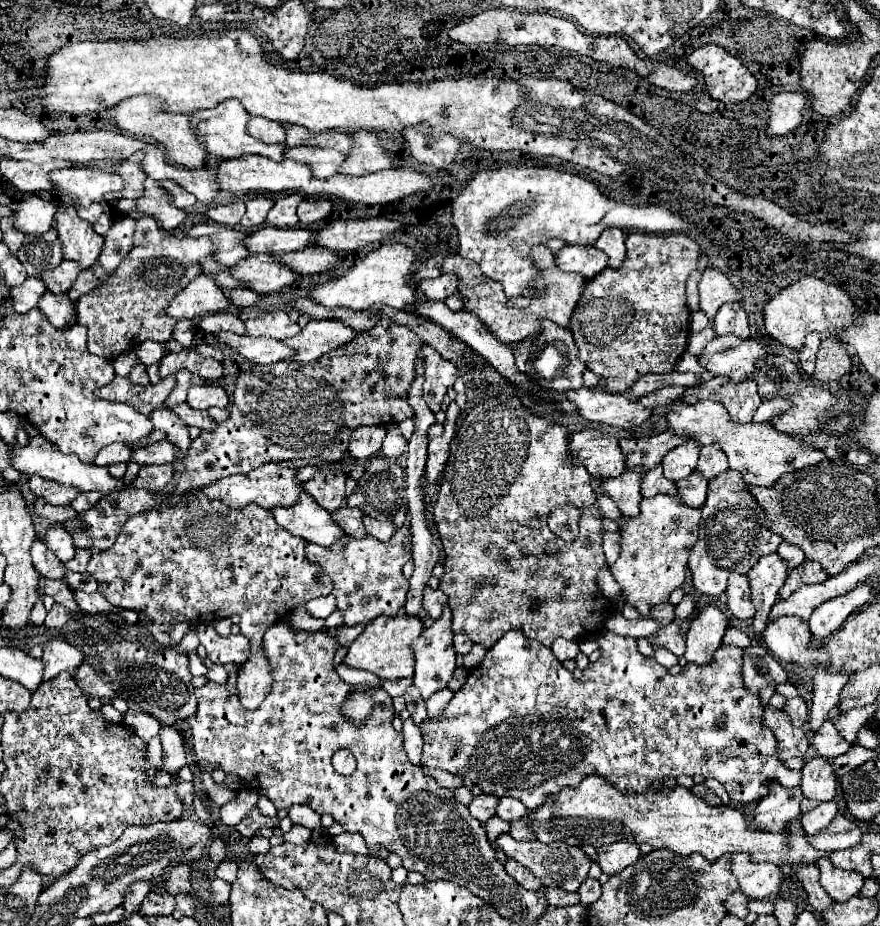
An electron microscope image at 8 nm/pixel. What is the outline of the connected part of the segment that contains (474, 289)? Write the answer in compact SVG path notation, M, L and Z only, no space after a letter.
M538 245L530 251L534 263L538 265L538 269L542 271L542 277L538 281L534 281L534 287L544 289L544 295L532 299L532 303L526 308L508 307L505 305L506 297L502 291L502 285L498 285L496 281L488 279L486 275L482 275L478 271L478 267L474 267L474 263L462 259L460 255L450 255L442 261L442 273L454 273L460 279L458 285L458 293L464 299L464 305L468 311L476 313L480 320L504 343L518 343L526 337L532 337L540 331L540 323L544 319L554 321L560 327L568 327L572 311L576 307L578 297L582 295L582 289L586 289L588 279L582 277L580 273L566 273L556 265L554 253L546 247L546 245Z

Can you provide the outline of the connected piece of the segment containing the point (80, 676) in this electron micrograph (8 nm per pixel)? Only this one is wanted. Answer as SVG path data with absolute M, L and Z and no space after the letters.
M84 663L82 669L74 673L74 679L78 687L82 689L84 695L88 697L100 697L100 699L110 699L110 683L102 677L102 673L94 671L92 665Z

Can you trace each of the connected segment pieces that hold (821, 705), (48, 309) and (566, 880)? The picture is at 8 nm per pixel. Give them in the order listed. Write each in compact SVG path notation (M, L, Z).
M818 669L814 675L814 699L810 707L810 731L816 733L824 721L828 719L828 713L838 705L838 697L842 687L846 685L848 675L846 673L830 673L828 669Z
M50 291L44 293L44 297L38 303L38 309L48 317L52 325L58 329L64 329L68 325L76 323L76 313L74 313L74 301L70 301L68 295L54 295Z
M500 835L496 839L496 845L508 855L520 861L524 867L528 867L544 887L562 887L564 891L576 891L582 881L588 877L588 869L592 865L590 857L580 847L570 847L566 843L540 843L540 841L516 841L510 835Z

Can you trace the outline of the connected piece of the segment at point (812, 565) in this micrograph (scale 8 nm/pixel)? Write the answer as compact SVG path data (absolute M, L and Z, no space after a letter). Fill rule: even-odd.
M804 561L802 565L794 567L790 571L782 591L780 591L780 599L788 599L804 583L822 583L822 581L826 581L830 575L820 567L822 565L818 565L818 561Z

